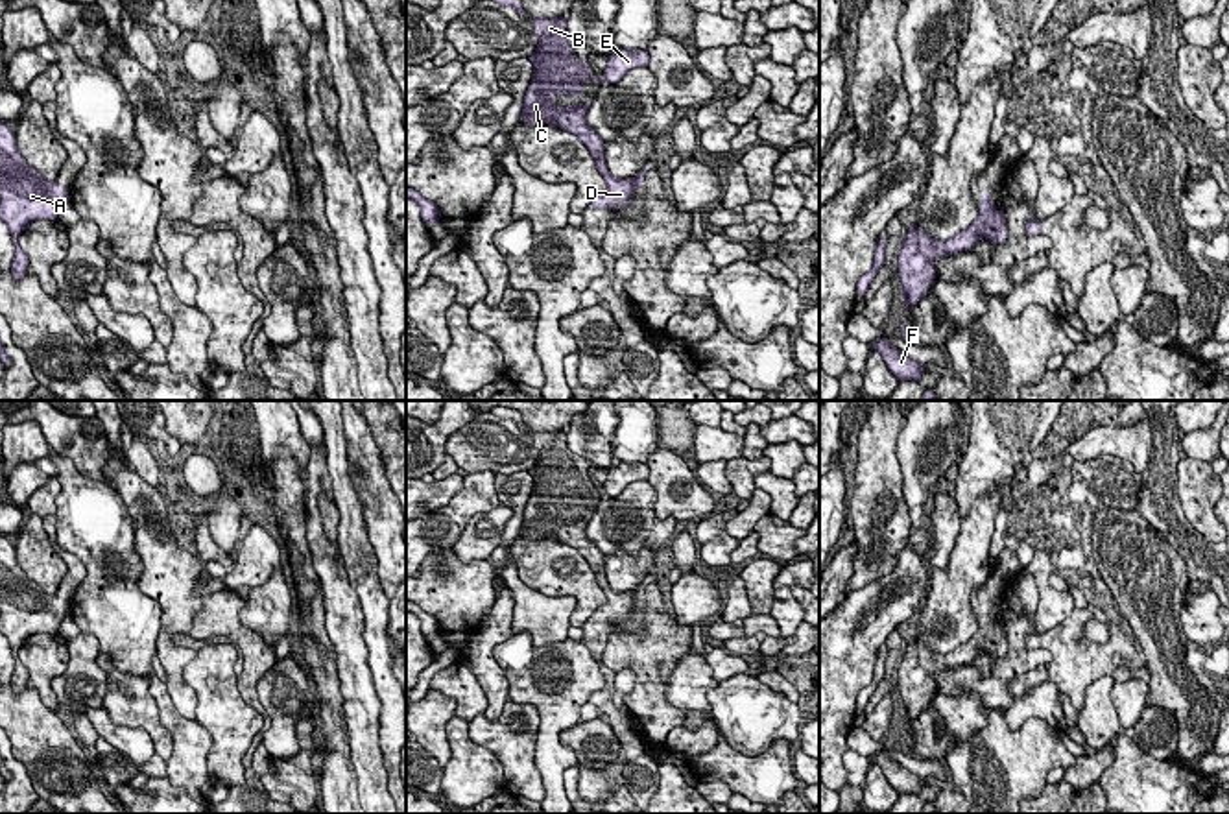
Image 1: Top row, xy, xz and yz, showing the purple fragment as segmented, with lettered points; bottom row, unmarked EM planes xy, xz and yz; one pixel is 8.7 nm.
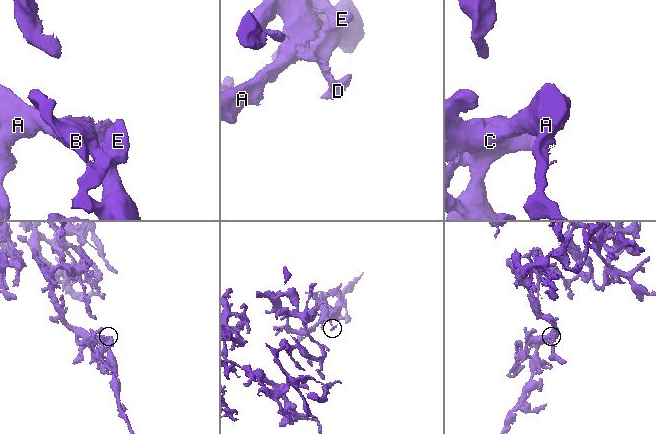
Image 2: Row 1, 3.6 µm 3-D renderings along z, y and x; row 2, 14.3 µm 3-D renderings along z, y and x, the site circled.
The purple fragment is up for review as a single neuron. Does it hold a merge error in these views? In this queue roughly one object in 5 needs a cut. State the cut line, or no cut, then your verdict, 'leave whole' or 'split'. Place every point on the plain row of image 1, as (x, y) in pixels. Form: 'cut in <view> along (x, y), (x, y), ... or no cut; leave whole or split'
no cut; leave whole

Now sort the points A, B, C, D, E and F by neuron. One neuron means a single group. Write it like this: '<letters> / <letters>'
A B C D E F

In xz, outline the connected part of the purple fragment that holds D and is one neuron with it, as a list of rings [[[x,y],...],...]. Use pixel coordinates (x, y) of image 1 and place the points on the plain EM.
[[[567,430],[535,432],[531,436],[539,450],[539,460],[528,471],[533,476],[533,491],[524,508],[519,533],[530,539],[555,537],[559,543],[576,548],[589,561],[607,598],[591,616],[591,622],[626,618],[646,591],[646,581],[642,580],[635,593],[614,593],[605,578],[605,556],[585,533],[591,515],[555,521],[557,504],[567,511],[578,513],[579,508],[587,508],[583,493],[592,485],[592,497],[602,500],[600,489],[592,484],[591,474],[576,476],[572,473],[572,452],[567,445]]]

